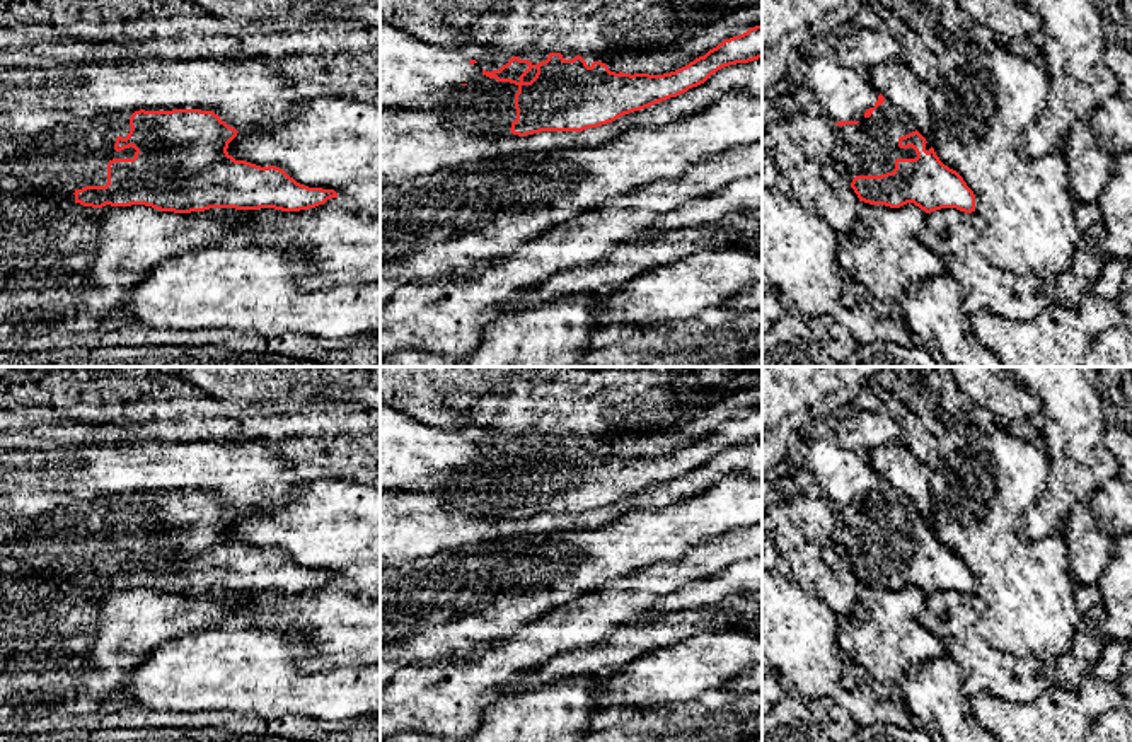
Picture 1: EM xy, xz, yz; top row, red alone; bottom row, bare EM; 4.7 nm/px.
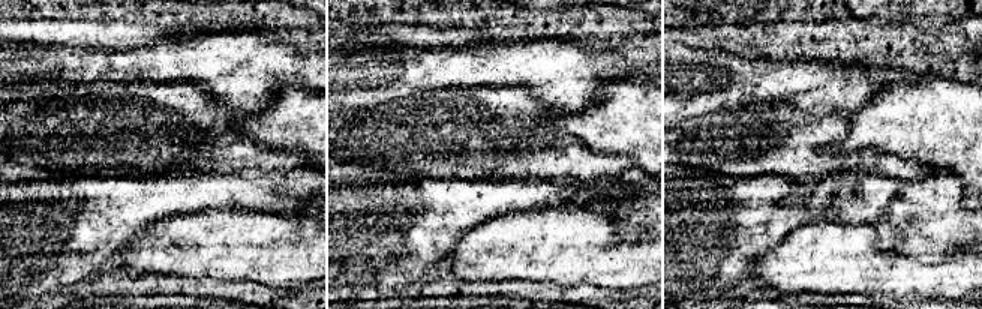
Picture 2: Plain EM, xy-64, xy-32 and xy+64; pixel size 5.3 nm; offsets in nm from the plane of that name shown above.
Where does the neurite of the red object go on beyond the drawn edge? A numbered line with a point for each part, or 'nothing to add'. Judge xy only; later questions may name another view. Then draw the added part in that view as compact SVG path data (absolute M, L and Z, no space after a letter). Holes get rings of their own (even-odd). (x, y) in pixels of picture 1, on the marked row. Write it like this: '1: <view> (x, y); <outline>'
1: xy (72, 156); M131 111L97 113L87 119L58 125L31 140L20 142L19 150L0 164L0 191L55 194L75 201L75 191L85 186L107 184L107 164L113 159L133 159L135 148L114 150L118 136L126 138Z

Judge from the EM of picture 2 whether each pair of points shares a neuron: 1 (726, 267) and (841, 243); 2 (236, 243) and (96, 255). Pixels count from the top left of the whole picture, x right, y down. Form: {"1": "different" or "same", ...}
{"1": "different", "2": "different"}

